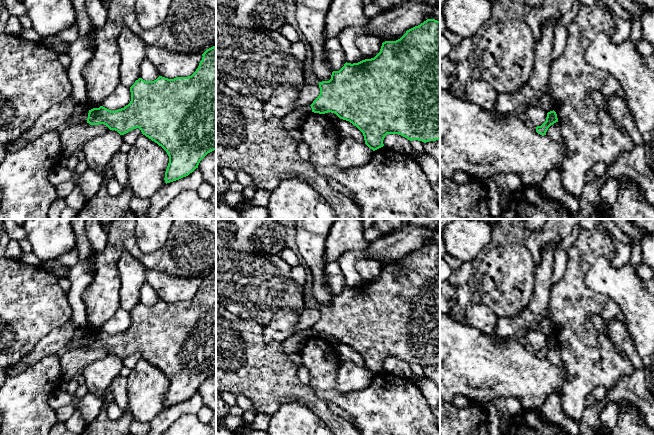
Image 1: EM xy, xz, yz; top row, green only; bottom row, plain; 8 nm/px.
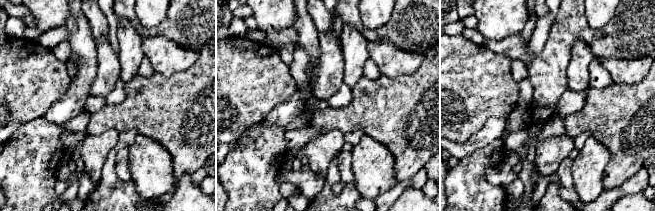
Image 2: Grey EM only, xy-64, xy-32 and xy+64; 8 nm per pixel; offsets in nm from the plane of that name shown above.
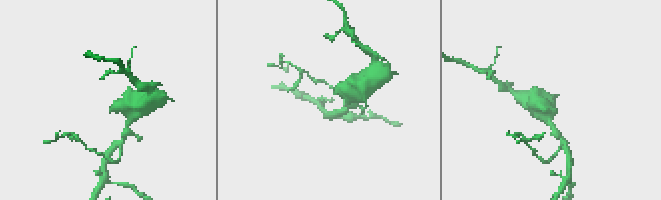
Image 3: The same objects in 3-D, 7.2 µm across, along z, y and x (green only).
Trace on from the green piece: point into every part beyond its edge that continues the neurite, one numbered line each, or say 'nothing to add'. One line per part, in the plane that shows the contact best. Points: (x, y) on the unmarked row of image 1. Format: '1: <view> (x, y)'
nothing to add

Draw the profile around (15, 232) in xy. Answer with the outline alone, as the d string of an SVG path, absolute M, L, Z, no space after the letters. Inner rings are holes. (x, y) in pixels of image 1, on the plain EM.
M3 219L3 221L10 240L20 241L27 238L27 232L23 226L16 224L13 219Z

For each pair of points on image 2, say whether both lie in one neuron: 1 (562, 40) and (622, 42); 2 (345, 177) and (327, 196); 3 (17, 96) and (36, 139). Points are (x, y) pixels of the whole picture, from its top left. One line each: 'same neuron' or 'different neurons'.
1: same neuron
2: different neurons
3: different neurons

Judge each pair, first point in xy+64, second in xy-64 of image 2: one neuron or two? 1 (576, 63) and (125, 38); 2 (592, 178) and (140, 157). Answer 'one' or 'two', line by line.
1: one
2: one

